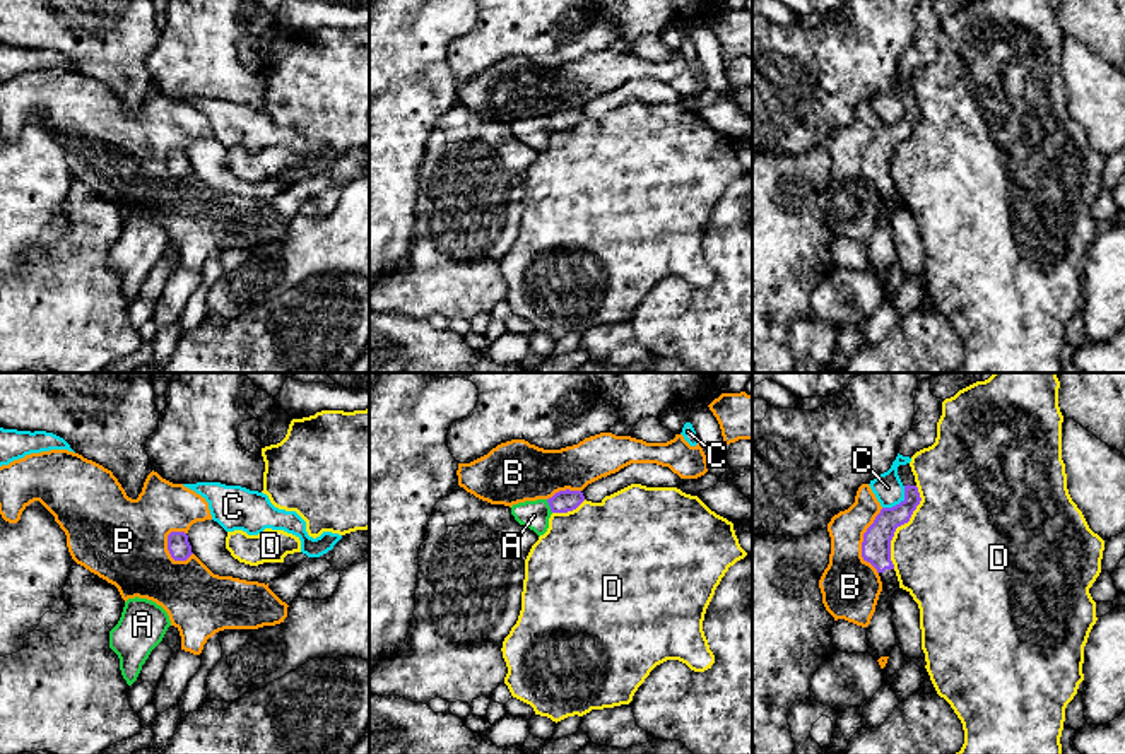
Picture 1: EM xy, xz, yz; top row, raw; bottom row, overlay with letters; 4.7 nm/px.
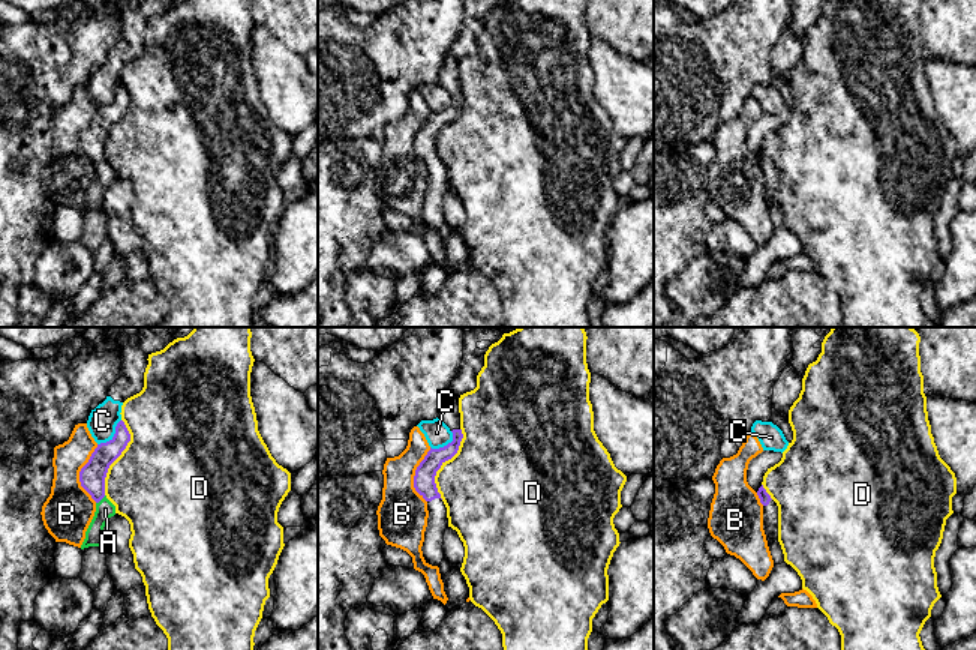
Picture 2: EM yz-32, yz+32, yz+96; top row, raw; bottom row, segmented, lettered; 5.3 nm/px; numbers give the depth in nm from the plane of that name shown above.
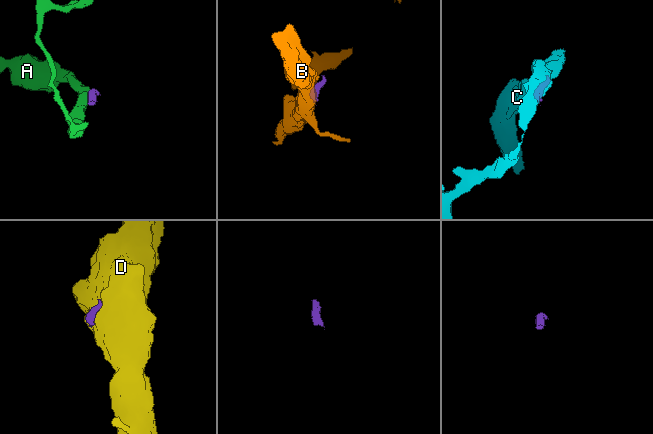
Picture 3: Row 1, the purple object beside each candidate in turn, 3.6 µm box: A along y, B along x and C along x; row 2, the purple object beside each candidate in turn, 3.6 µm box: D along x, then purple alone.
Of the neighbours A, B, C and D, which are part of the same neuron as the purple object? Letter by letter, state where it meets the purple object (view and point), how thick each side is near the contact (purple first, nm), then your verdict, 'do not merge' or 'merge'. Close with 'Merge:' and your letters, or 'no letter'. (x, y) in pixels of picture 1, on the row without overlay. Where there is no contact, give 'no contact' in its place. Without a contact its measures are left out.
A: contact xz (549, 122); calibres 110 and 140 nm; do not merge
B: contact yz (864, 158); calibres 140 and 280 nm; do not merge
C: contact yz (900, 120); calibres 140 and 140 nm; do not merge
D: contact yz (900, 142); calibres 140 and 460 nm; do not merge
Merge: no letter

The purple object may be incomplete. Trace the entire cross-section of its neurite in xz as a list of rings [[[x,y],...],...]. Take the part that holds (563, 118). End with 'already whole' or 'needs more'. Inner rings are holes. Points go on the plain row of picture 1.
[[[559,108],[547,116],[552,130],[568,130],[576,127],[585,118],[581,108]]]; already whole

